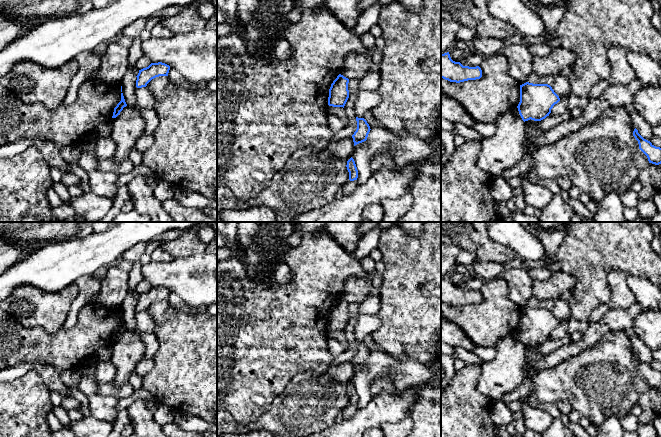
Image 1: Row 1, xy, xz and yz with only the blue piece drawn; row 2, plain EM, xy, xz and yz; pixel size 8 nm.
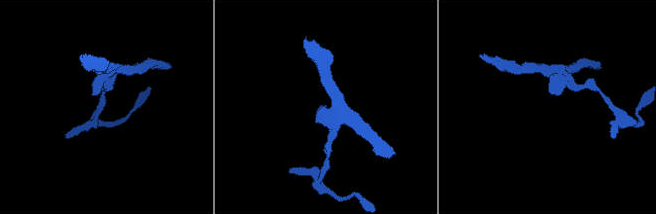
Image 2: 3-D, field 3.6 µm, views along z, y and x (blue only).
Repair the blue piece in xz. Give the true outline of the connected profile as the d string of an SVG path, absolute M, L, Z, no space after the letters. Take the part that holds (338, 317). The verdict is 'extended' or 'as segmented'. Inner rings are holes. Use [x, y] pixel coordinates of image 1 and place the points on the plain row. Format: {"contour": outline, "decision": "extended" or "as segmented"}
{"contour": "M339 298L329 313L328 329L333 331L345 330L349 322L349 303Z", "decision": "as segmented"}

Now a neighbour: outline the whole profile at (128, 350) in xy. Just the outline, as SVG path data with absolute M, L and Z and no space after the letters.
M124 331L116 342L112 342L110 361L116 368L113 384L128 383L129 375L135 371L139 361L145 357L145 345L136 331Z

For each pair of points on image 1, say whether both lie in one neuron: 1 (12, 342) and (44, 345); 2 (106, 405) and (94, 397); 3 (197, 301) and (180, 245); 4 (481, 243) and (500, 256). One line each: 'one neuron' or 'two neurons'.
1: one neuron
2: one neuron
3: two neurons
4: one neuron

